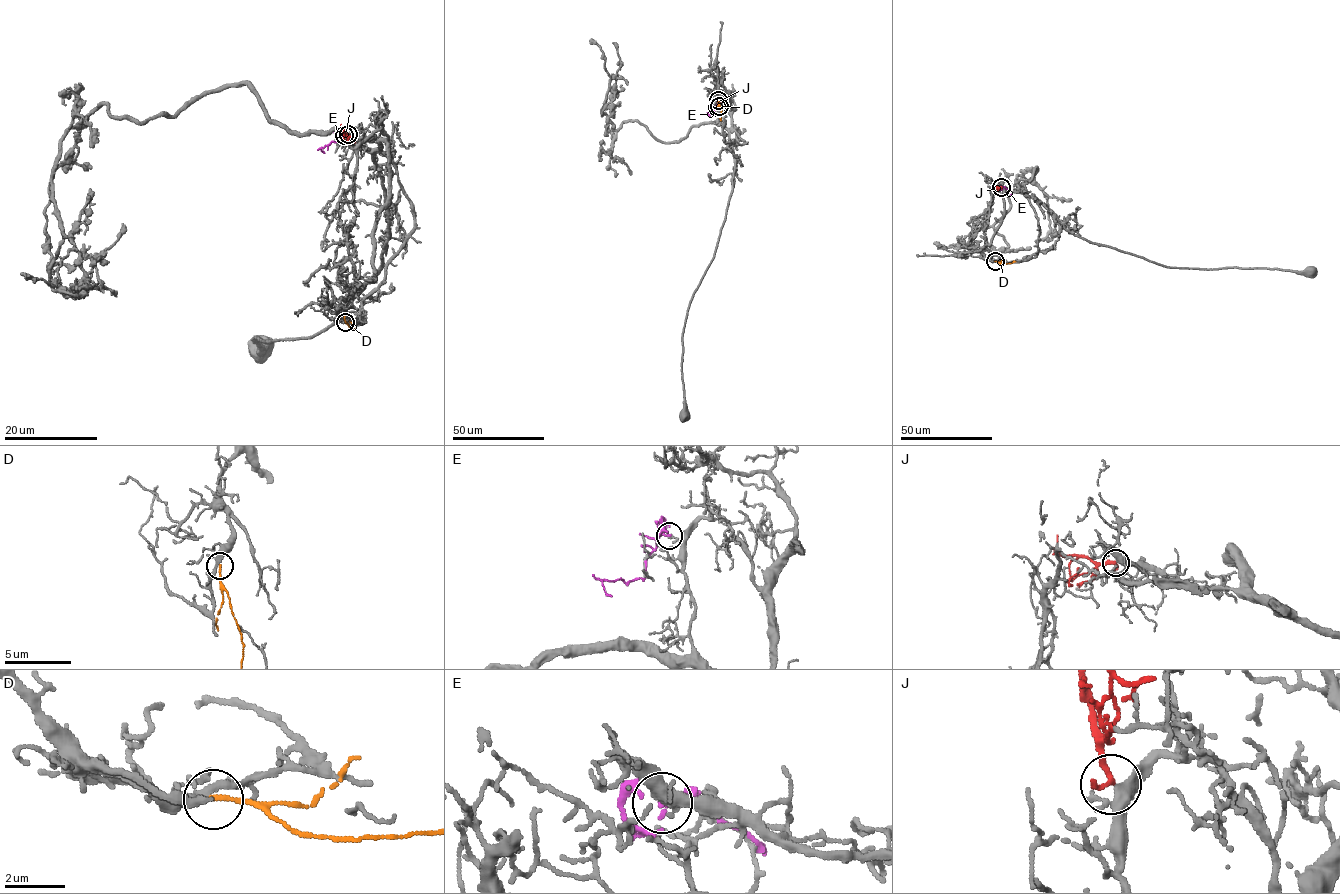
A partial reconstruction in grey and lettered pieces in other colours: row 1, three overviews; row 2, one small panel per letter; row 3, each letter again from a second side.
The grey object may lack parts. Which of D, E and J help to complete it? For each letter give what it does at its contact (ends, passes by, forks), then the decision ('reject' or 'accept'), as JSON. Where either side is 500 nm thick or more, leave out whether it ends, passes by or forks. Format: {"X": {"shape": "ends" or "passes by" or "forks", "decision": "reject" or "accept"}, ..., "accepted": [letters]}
{"D": {"shape": "ends", "decision": "reject"}, "E": {"shape": "forks", "decision": "reject"}, "J": {"shape": "ends", "decision": "accept"}, "accepted": ["J"]}

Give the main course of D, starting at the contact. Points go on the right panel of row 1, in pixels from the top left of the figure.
D: (995, 261), (1015, 261)

